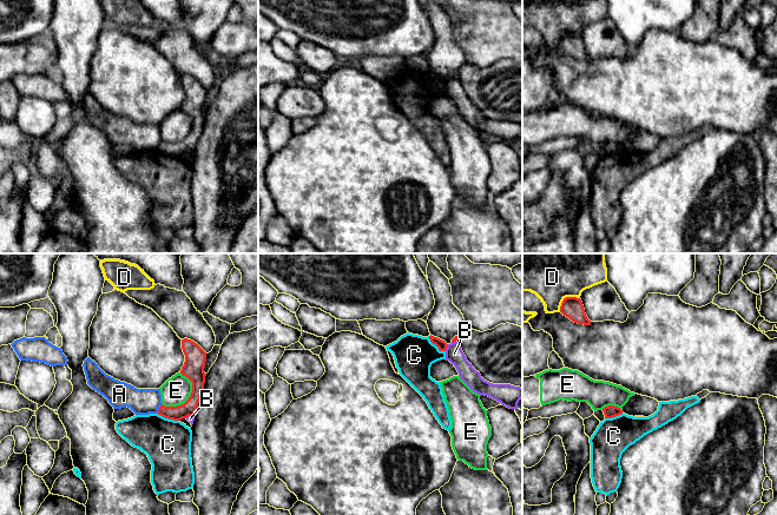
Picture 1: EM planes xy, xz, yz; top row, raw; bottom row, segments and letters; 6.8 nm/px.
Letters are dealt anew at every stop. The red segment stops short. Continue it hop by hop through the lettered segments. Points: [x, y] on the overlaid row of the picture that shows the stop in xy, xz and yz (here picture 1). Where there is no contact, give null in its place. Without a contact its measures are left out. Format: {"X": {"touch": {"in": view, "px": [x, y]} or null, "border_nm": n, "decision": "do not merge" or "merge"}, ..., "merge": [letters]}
{"A": {"touch": {"in": "xy", "px": [158, 409]}, "border_nm": 80, "decision": "do not merge"}, "B": {"touch": {"in": "xz", "px": [446, 348]}, "border_nm": 50, "decision": "do not merge"}, "C": {"touch": {"in": "xy", "px": [169, 418]}, "border_nm": 170, "decision": "do not merge"}, "D": {"touch": {"in": "yz", "px": [565, 298]}, "border_nm": 170, "decision": "do not merge"}, "E": {"touch": {"in": "xy", "px": [184, 403]}, "border_nm": 260, "decision": "do not merge"}, "merge": []}

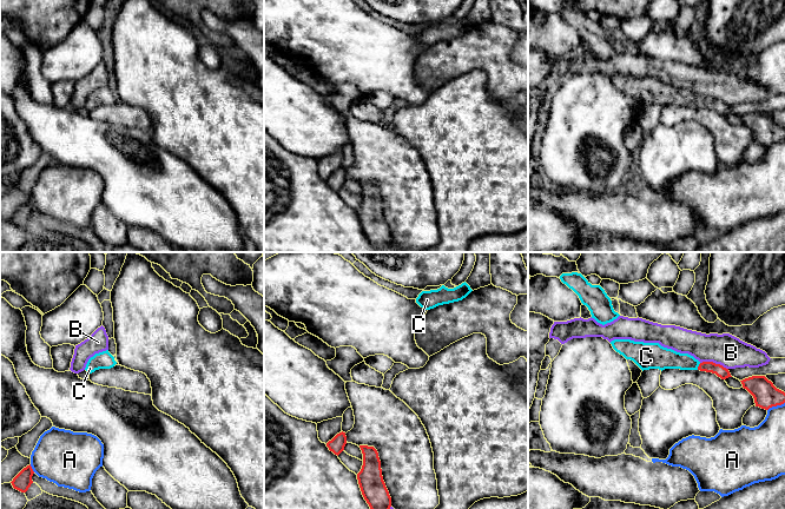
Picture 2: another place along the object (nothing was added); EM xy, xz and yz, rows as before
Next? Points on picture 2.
{"A": {"touch": {"in": "xy", "px": [31, 468]}, "border_nm": 70, "decision": "do not merge"}, "B": {"touch": {"in": "yz", "px": [714, 363]}, "border_nm": 200, "decision": "do not merge"}, "C": {"touch": {"in": "yz", "px": [698, 367]}, "border_nm": 50, "decision": "merge"}, "merge": ["C"]}

